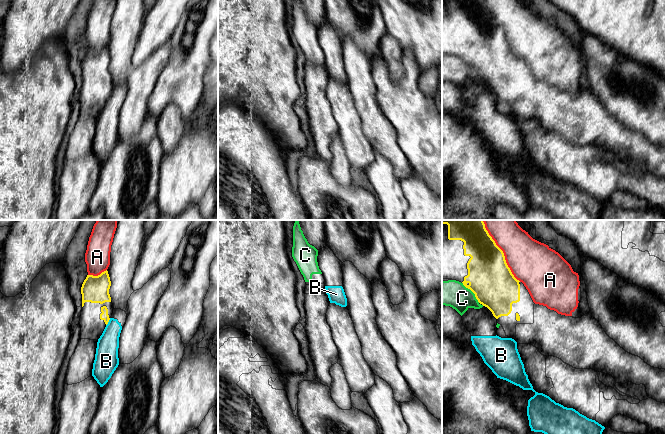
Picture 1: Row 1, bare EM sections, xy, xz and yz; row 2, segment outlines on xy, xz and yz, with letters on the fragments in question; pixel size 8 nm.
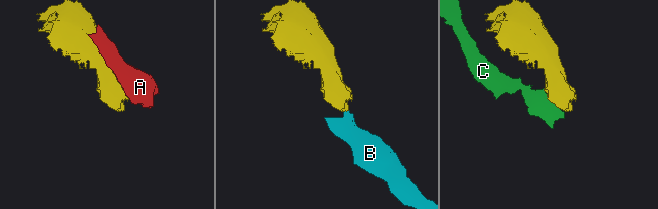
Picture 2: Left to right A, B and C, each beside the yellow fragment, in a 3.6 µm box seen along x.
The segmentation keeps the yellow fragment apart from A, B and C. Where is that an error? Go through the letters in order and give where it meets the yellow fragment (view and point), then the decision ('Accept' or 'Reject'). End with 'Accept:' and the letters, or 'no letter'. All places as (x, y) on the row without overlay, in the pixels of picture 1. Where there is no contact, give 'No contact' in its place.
A: Touches yellow at yz (503, 29). Reject
B: Touches yellow at xy (108, 97). Reject
C: Touches yellow at yz (473, 68). Reject
Accept: no letter

